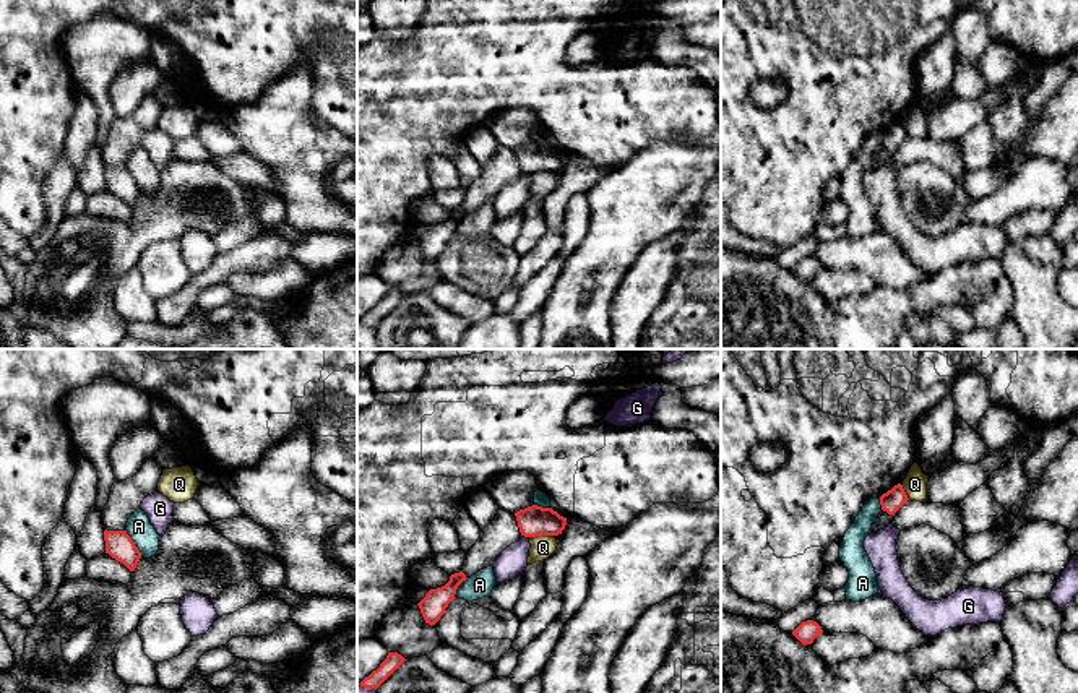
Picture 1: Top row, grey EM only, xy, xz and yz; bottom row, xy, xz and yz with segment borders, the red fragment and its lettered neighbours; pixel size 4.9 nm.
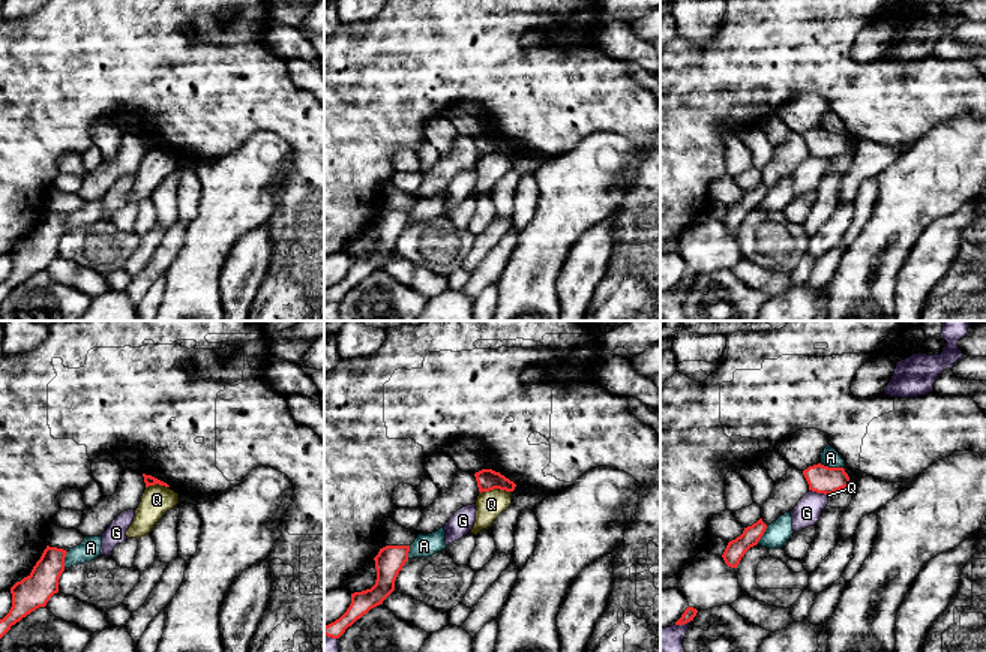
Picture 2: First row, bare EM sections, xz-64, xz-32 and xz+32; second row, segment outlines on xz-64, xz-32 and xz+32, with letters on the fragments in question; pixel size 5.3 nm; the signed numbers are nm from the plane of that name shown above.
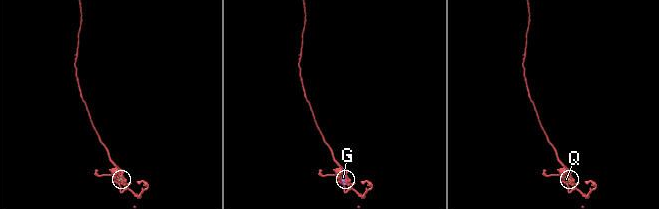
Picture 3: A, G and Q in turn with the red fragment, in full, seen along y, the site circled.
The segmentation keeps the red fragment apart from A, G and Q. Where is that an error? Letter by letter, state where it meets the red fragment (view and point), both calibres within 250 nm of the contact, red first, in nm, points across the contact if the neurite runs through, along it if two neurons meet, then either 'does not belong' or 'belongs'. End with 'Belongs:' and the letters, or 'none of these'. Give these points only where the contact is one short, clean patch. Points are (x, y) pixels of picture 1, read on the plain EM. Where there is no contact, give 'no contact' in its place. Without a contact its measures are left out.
A: meets red in xy at (133, 179); 140 nm thick on the red side, 130 nm on the other; does not belong
G: meets red in xz at (525, 172); 150 nm thick on the red side, 140 nm on the other; does not belong
Q: meets red in xz at (541, 171); 150 nm thick on the red side, 110 nm on the other; border along xz (552, 171), (530, 174); does not belong
Belongs: none of these

